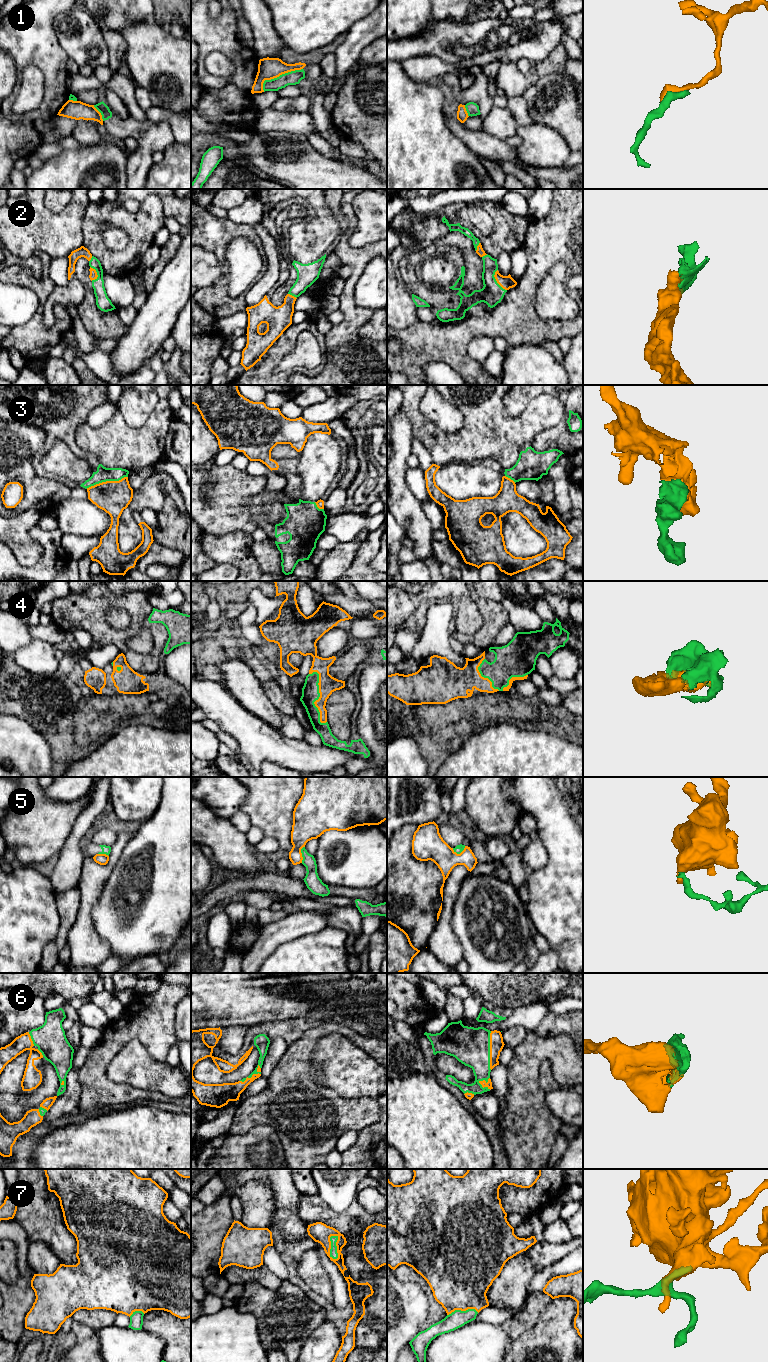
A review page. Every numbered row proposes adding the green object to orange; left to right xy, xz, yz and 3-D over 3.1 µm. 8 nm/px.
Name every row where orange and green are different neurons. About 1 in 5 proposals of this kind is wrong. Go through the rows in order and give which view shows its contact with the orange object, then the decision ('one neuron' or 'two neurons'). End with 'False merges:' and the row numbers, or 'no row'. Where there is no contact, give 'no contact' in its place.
1: xz | two neurons
2: yz | one neuron
3: xy | two neurons
4: xz | one neuron
5: xz | two neurons
6: yz | one neuron
7: xz | one neuron
False merges: 1, 3, 5

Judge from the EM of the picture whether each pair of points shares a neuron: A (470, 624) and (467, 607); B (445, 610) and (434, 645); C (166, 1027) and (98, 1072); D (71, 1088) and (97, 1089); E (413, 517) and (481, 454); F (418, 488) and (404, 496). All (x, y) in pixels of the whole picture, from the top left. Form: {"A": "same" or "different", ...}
{"A": "same", "B": "same", "C": "same", "D": "different", "E": "different", "F": "different"}

